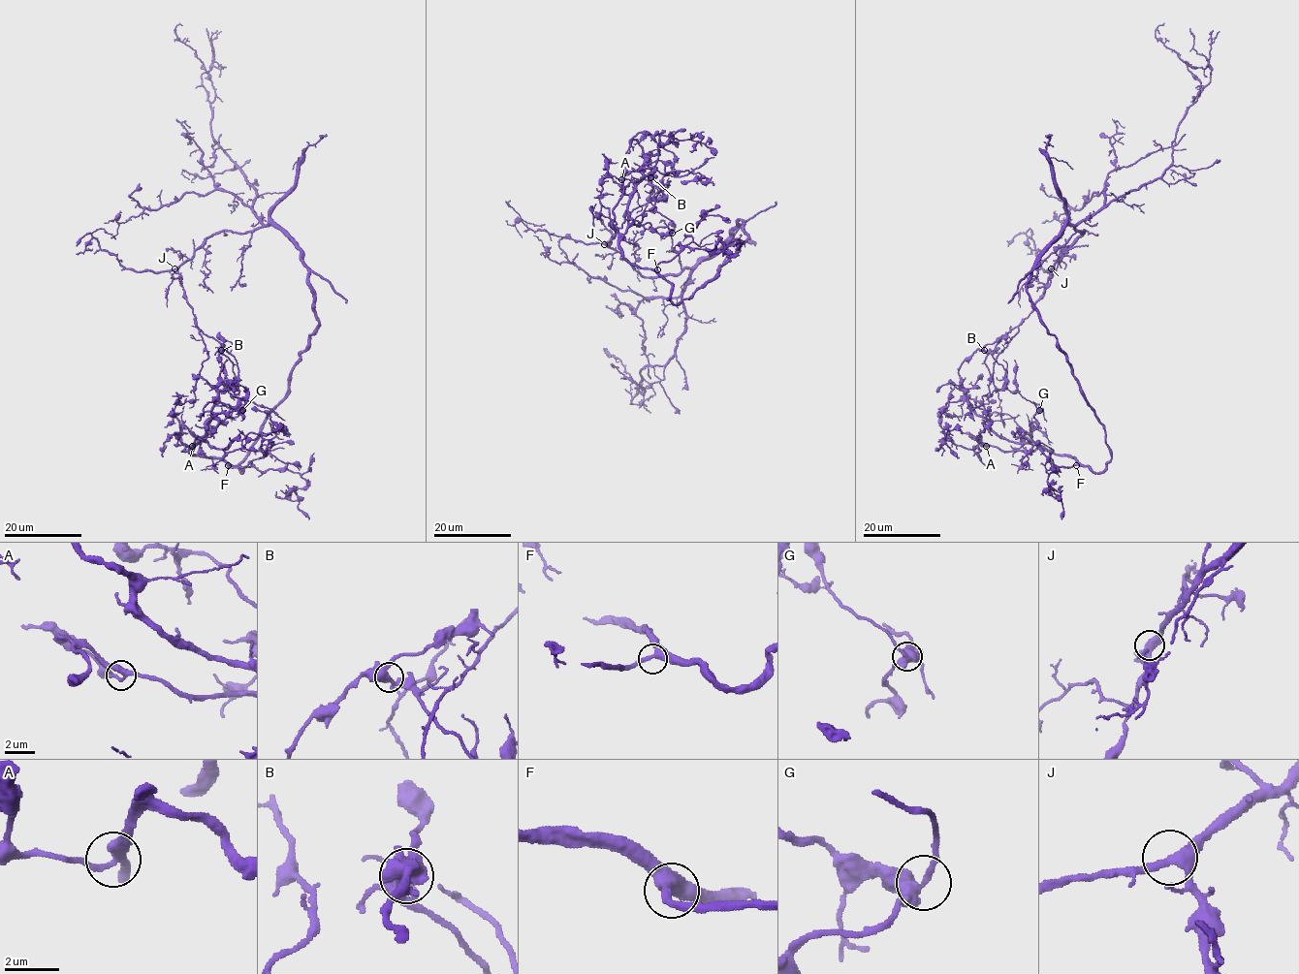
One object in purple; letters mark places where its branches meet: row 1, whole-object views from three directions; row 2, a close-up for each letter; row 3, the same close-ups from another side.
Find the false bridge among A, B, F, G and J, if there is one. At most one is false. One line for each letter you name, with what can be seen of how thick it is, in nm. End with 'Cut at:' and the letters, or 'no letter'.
Cut at: no letter

